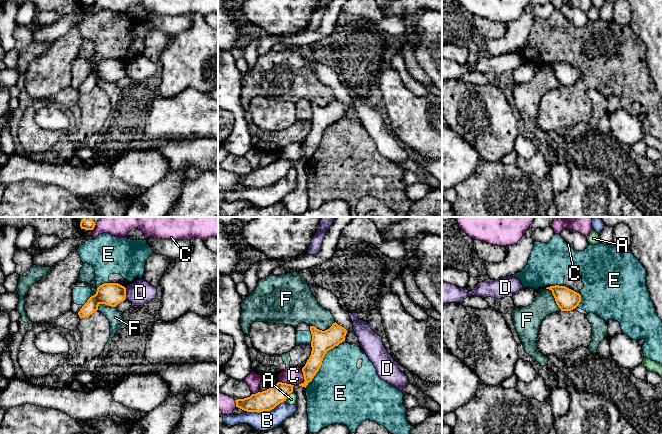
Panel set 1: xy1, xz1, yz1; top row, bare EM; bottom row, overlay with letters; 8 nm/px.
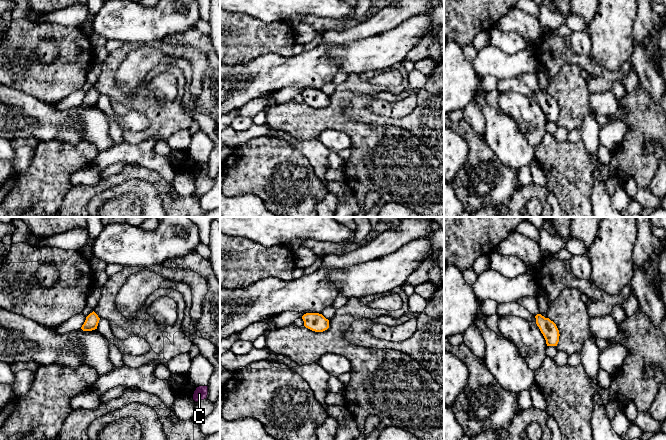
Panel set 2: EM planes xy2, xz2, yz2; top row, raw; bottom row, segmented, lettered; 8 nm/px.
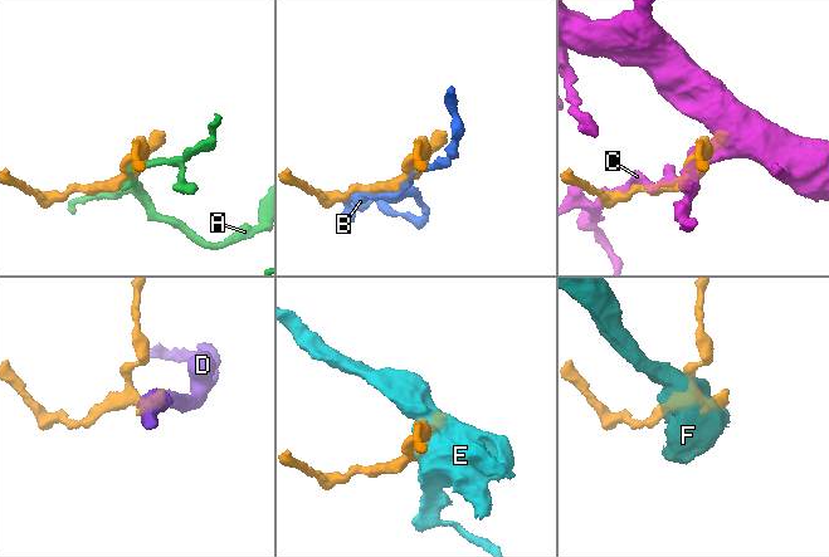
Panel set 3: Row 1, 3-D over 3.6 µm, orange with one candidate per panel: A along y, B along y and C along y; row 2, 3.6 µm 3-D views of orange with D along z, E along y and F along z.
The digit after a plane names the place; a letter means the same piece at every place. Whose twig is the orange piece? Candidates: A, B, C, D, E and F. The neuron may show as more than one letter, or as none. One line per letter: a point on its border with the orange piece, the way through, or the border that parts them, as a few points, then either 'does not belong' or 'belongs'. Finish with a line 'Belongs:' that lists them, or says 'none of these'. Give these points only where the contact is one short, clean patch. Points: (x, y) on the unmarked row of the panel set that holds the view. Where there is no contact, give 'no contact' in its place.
A: contact xz1 (287, 171); does not belong
B: contact xz1 (265, 186); does not belong
C: contact xz1 (304, 154); does not belong
D: contact xy1 (125, 69); border xy1 (125, 64), (126, 74); does not belong
E: contact xz1 (319, 144); does not belong
F: contact xz1 (321, 106); border xz1 (335, 98), (324, 106), (310, 102); does not belong
Belongs: none of these

